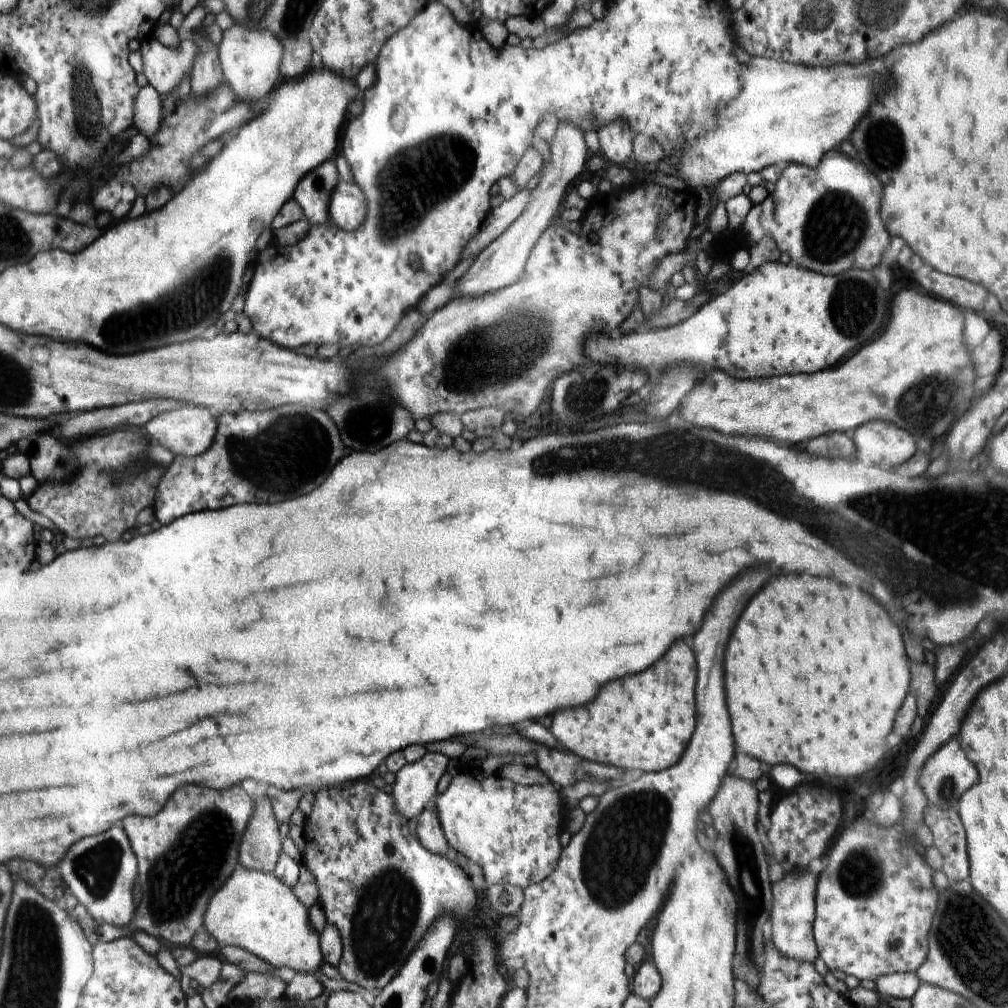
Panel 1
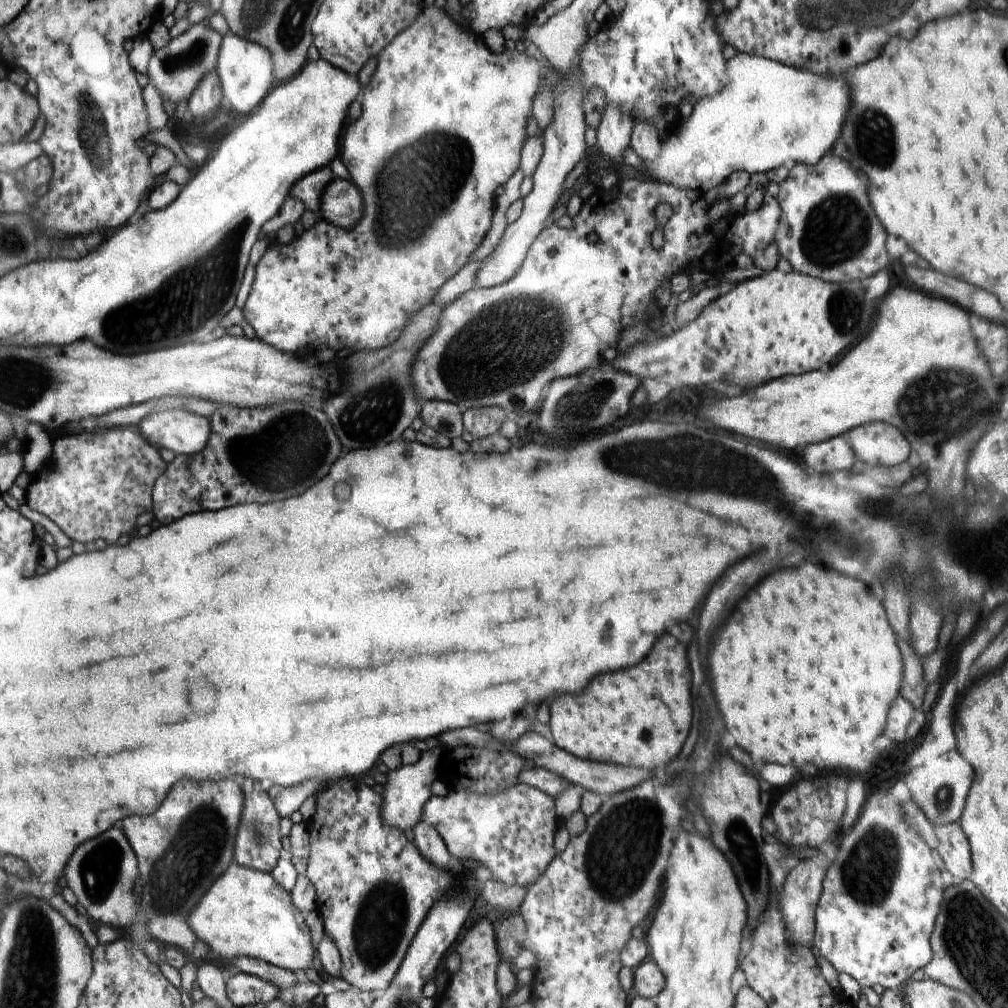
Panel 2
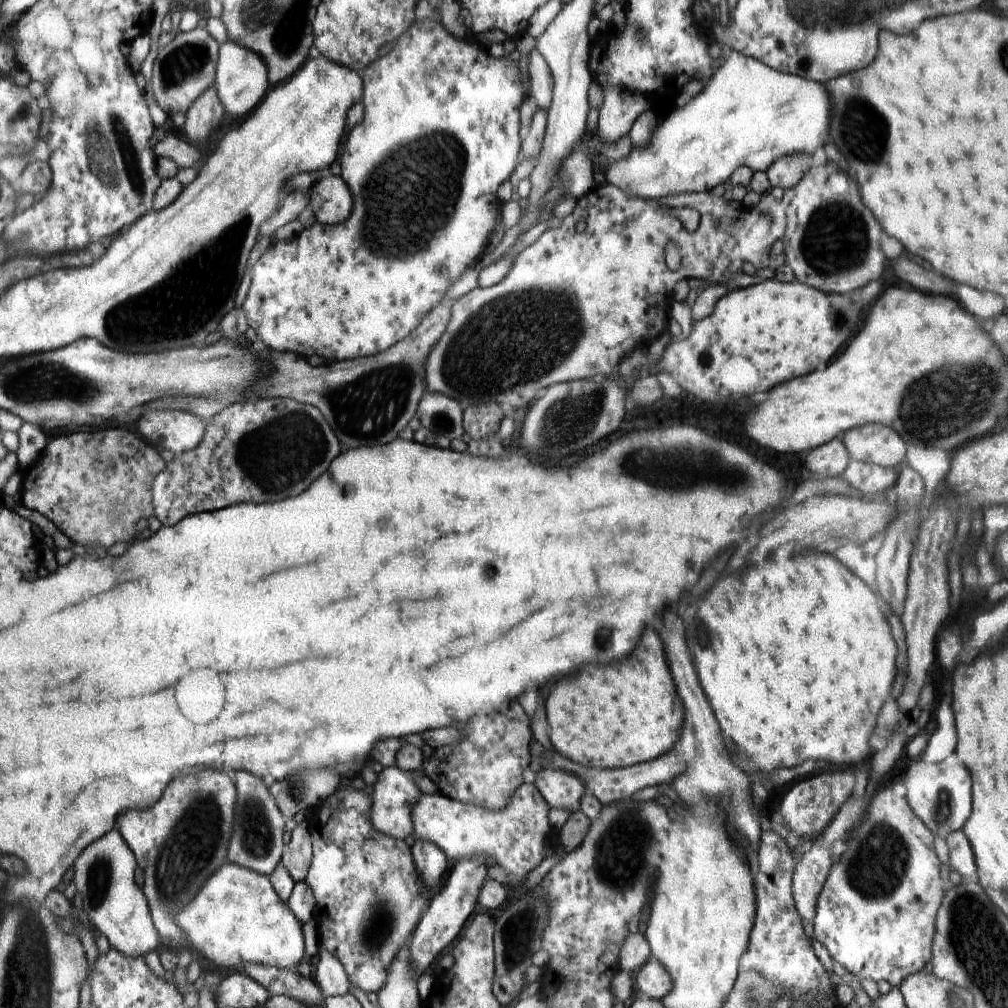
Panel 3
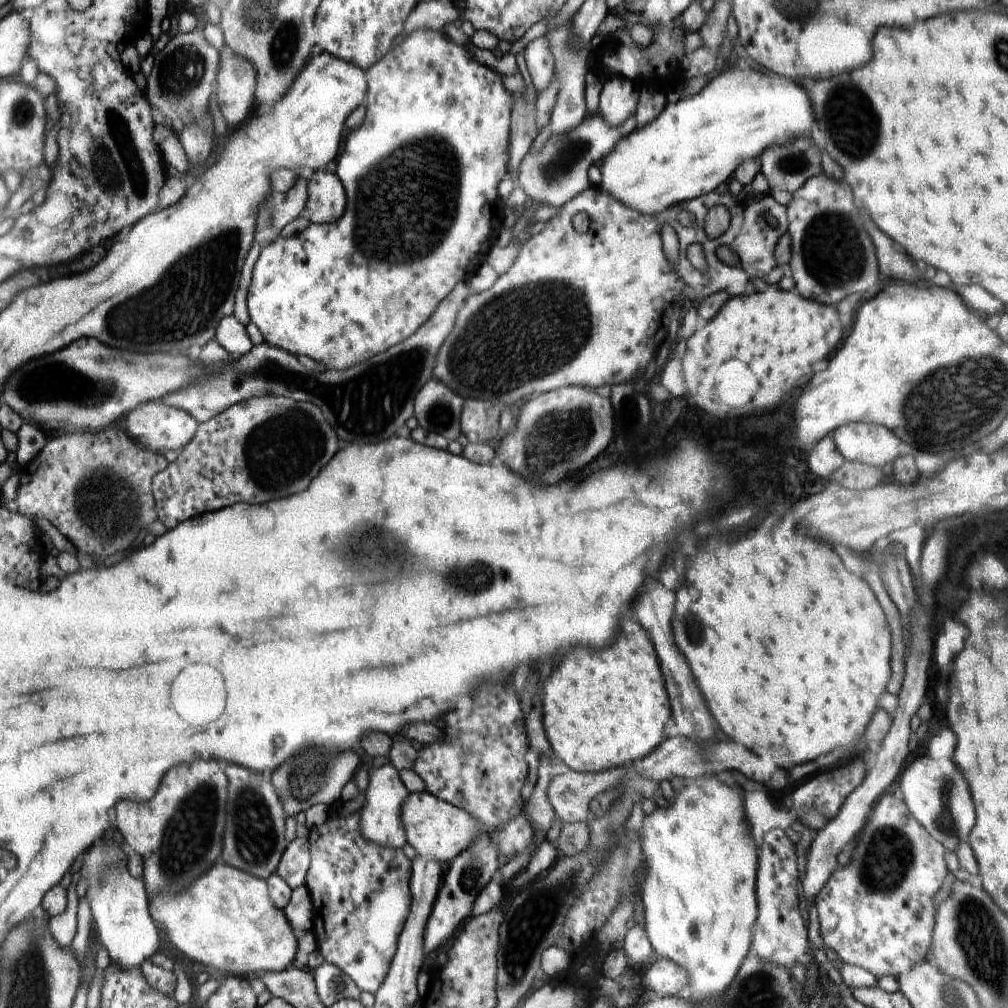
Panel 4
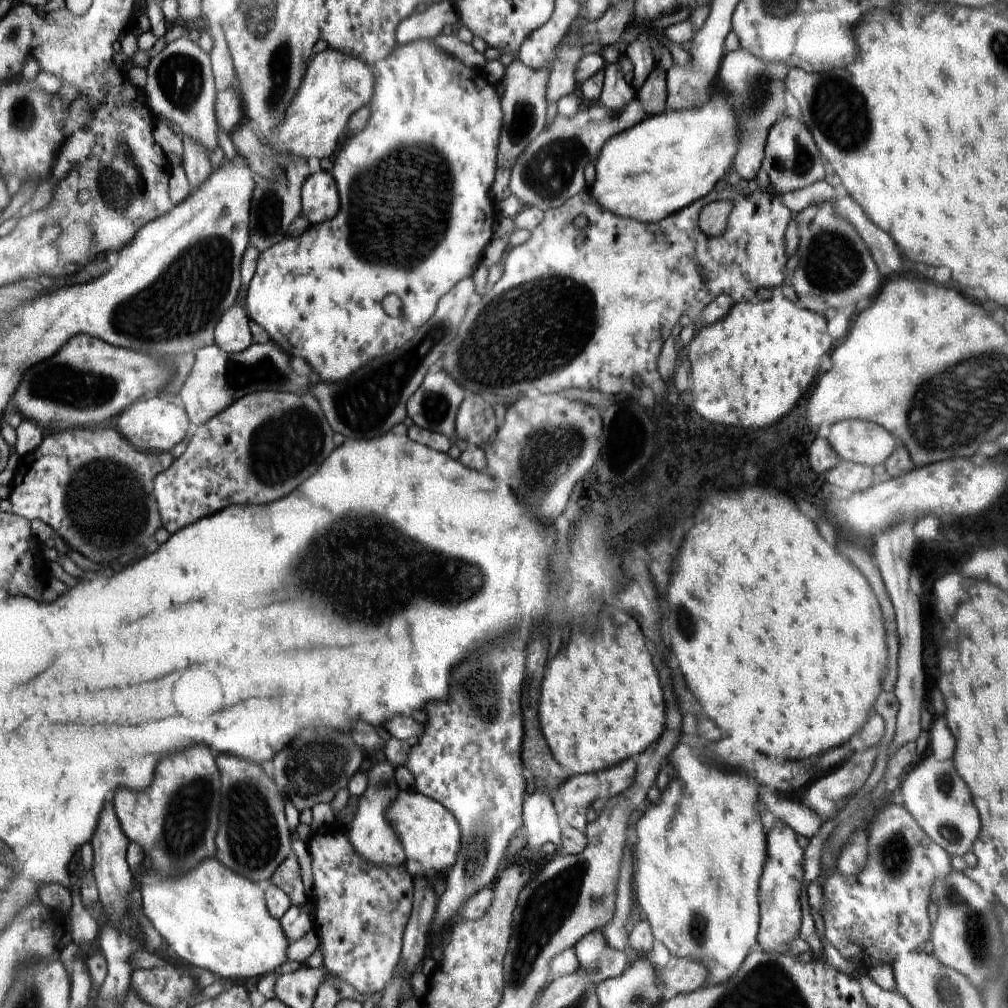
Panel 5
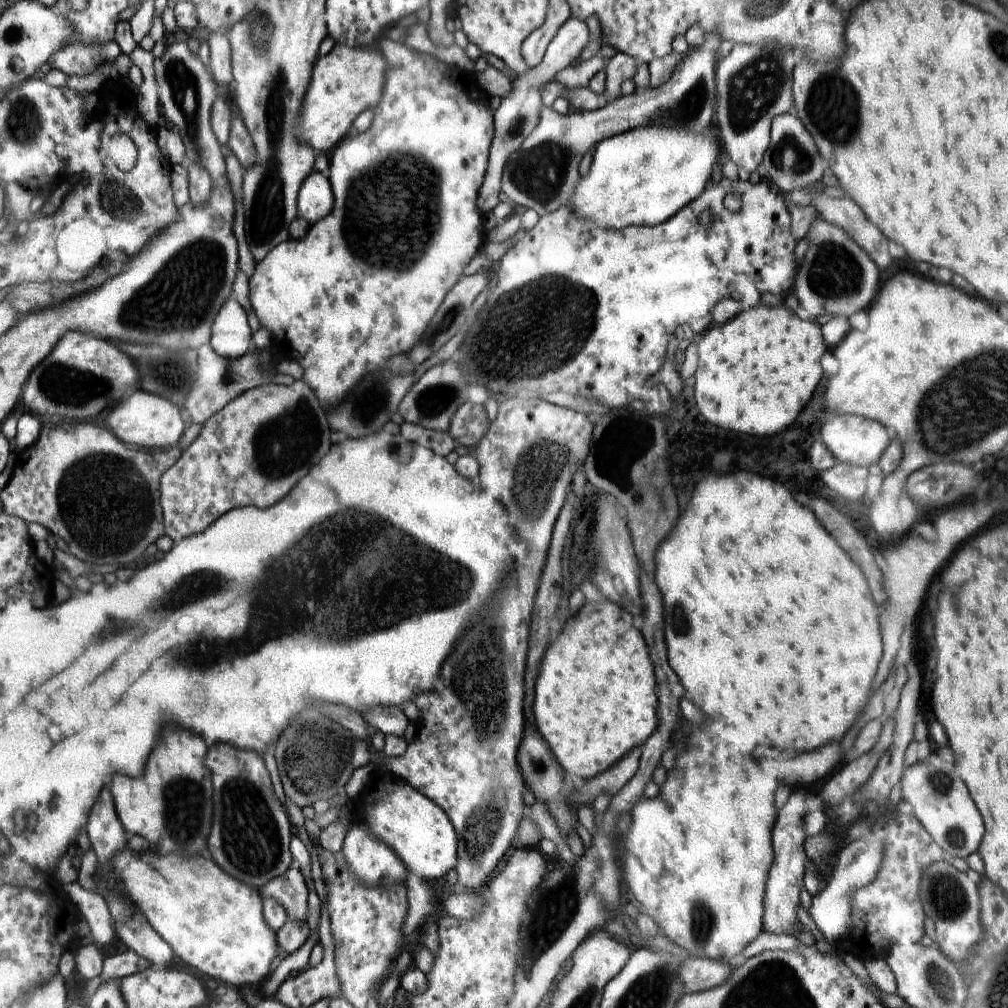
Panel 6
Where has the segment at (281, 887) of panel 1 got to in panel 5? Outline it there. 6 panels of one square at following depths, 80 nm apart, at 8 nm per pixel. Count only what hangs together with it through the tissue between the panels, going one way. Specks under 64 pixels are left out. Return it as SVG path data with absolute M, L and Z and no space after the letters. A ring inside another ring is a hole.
M216 858L202 861L198 868L182 877L162 876L146 862L131 870L131 873L133 882L140 887L141 908L180 960L204 971L210 970L216 978L237 982L272 974L286 962L286 949L290 942L282 930L281 922L268 910L263 884L236 874Z

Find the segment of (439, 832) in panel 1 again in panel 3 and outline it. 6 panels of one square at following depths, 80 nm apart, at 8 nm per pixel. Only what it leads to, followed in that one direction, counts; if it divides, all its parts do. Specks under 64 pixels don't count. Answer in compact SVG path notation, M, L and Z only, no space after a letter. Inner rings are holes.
M416 839L412 842L412 851L413 861L424 880L425 890L433 896L443 885L452 863L433 842Z

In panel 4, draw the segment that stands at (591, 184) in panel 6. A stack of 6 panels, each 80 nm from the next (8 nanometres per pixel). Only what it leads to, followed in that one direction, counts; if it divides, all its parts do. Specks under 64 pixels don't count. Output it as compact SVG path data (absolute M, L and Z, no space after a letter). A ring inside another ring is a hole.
M738 59L734 64L727 64L724 69L714 73L698 94L678 103L668 102L654 122L622 138L604 158L604 164L600 167L600 185L620 204L630 206L630 209L634 208L640 214L661 213L671 206L680 206L681 202L710 194L733 176L744 159L759 160L766 147L782 144L796 135L810 137L810 127L814 124L811 108L814 106L810 104L810 96L799 81L773 73L762 74L744 60Z

